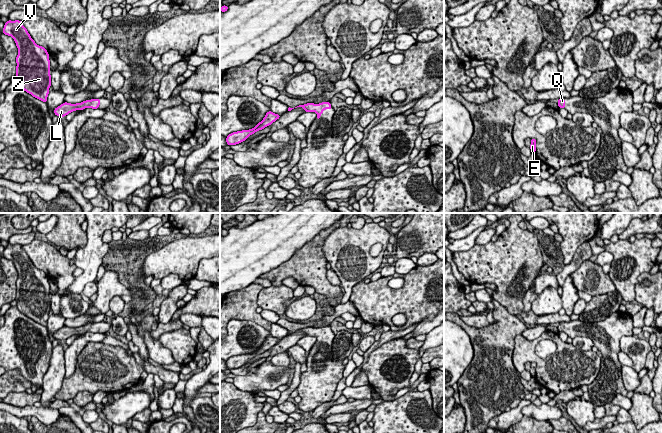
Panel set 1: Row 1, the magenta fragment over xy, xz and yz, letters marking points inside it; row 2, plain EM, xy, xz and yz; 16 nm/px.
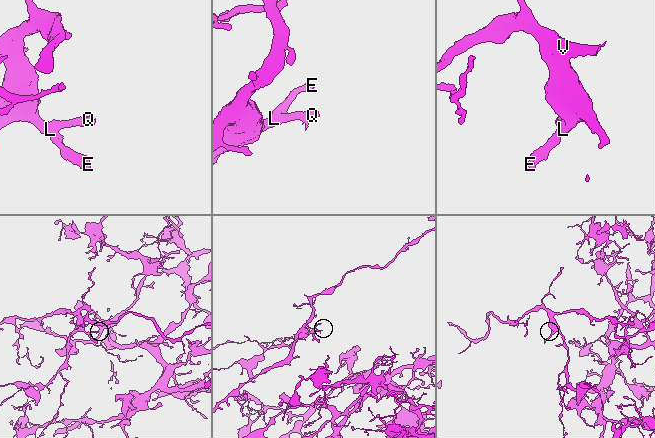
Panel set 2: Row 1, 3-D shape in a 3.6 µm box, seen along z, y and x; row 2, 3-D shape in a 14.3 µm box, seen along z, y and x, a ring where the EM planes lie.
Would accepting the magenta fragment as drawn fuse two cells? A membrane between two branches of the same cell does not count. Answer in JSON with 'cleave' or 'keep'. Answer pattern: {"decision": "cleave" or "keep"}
{"decision": "keep"}

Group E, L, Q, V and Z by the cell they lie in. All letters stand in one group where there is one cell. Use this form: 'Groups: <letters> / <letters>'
Groups: E L Q V Z

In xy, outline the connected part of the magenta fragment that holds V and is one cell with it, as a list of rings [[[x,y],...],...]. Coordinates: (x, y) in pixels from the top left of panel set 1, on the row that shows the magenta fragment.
[[[8,20],[2,32],[11,36],[18,48],[16,78],[18,86],[33,97],[47,102],[51,86],[50,60],[47,50],[35,43],[22,21]]]

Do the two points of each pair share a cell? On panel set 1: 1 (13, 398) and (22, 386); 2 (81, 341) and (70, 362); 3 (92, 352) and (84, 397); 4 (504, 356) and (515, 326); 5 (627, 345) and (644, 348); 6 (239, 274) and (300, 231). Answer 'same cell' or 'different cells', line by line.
1: different cells
2: same cell
3: different cells
4: same cell
5: same cell
6: same cell

